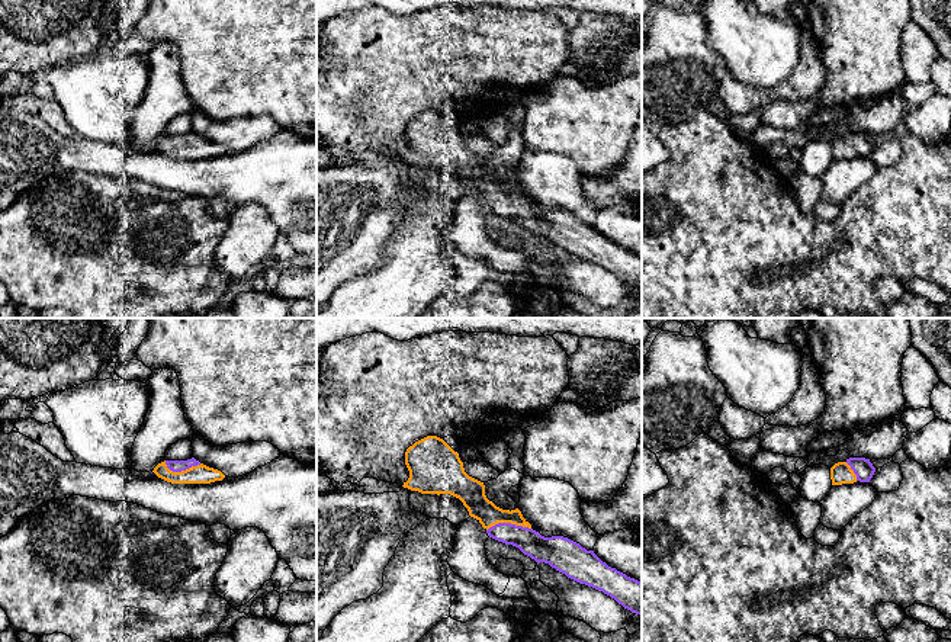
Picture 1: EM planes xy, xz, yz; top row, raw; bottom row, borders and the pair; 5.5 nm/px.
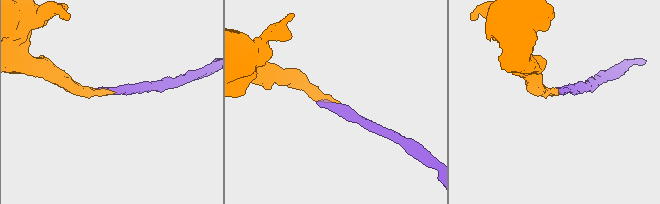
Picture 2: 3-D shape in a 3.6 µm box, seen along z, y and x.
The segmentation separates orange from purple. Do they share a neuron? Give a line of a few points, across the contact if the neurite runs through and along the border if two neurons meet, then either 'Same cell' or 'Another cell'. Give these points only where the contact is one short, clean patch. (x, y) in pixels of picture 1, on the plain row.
Line: xz (472, 170), (498, 196), (508, 196), (527, 215), (542, 224). Same cell

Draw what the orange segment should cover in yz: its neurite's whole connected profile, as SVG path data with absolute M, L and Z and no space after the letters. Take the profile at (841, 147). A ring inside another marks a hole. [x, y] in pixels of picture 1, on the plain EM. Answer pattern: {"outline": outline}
{"outline": "M849 132L845 137L838 137L830 142L832 160L870 157L876 142L865 132Z"}

